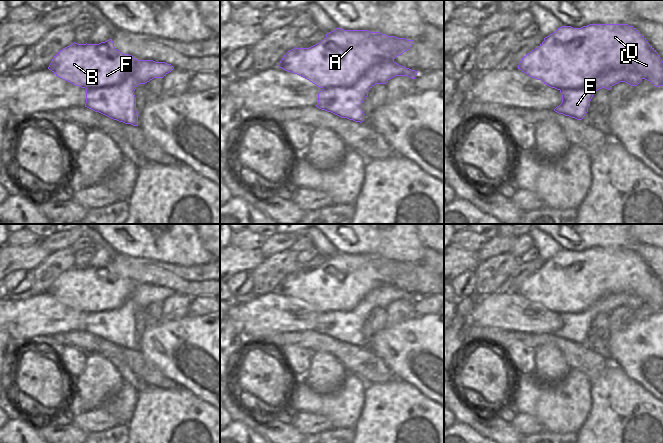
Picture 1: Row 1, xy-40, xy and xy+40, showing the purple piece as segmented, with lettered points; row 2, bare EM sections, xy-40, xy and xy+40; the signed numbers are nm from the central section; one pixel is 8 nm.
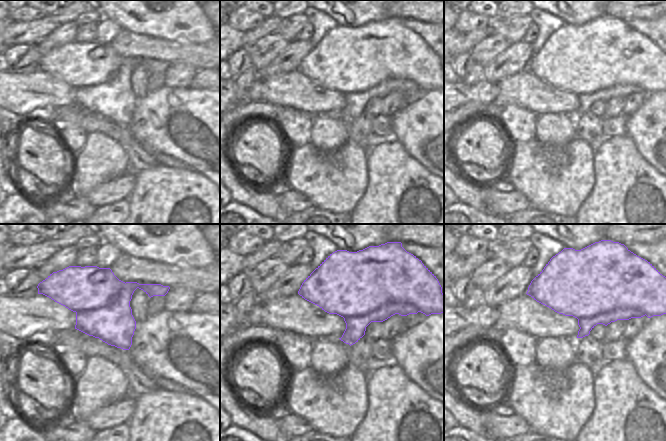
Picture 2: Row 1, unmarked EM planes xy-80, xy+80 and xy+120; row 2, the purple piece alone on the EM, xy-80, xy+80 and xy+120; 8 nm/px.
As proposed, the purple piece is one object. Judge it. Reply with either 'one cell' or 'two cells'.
one cell

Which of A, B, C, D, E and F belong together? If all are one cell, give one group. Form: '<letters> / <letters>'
A B C D E F

